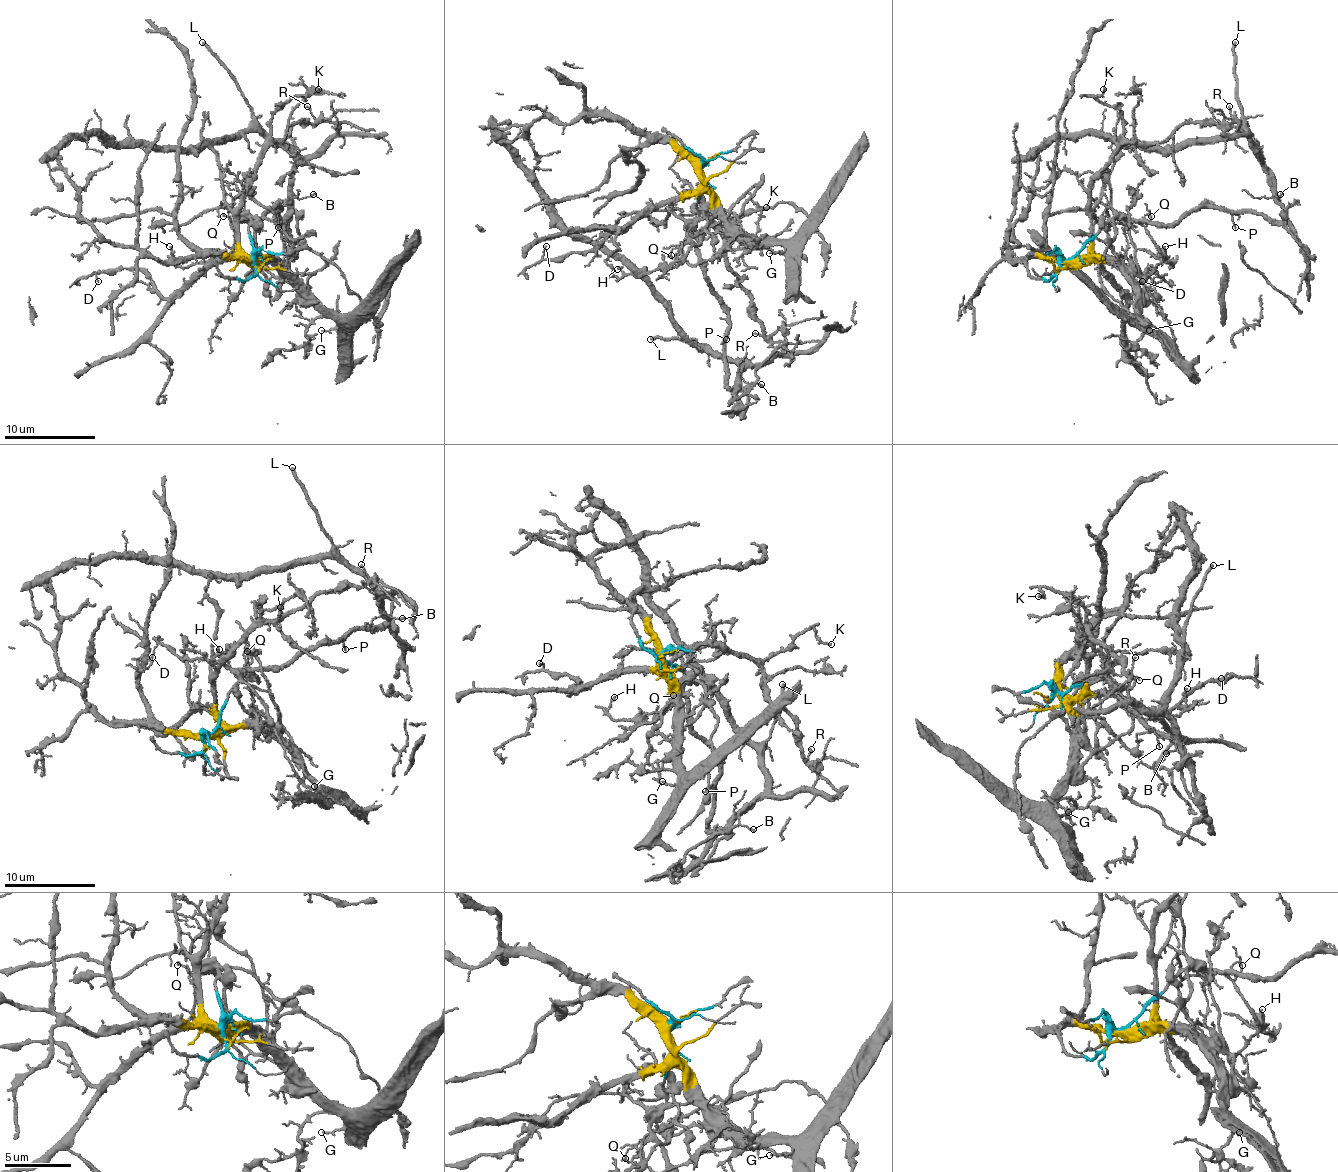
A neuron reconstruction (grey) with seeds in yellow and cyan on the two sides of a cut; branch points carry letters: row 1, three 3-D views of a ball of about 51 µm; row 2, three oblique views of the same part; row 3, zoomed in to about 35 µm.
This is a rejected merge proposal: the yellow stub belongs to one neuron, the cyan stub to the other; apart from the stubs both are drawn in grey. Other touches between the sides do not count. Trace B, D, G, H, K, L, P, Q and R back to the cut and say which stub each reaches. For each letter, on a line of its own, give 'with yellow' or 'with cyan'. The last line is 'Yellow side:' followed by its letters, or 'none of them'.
B: with cyan
D: with yellow
G: with yellow
H: with cyan
K: with yellow
L: with cyan
P: with cyan
Q: with cyan
R: with yellow
Yellow side: D, G, K, R

